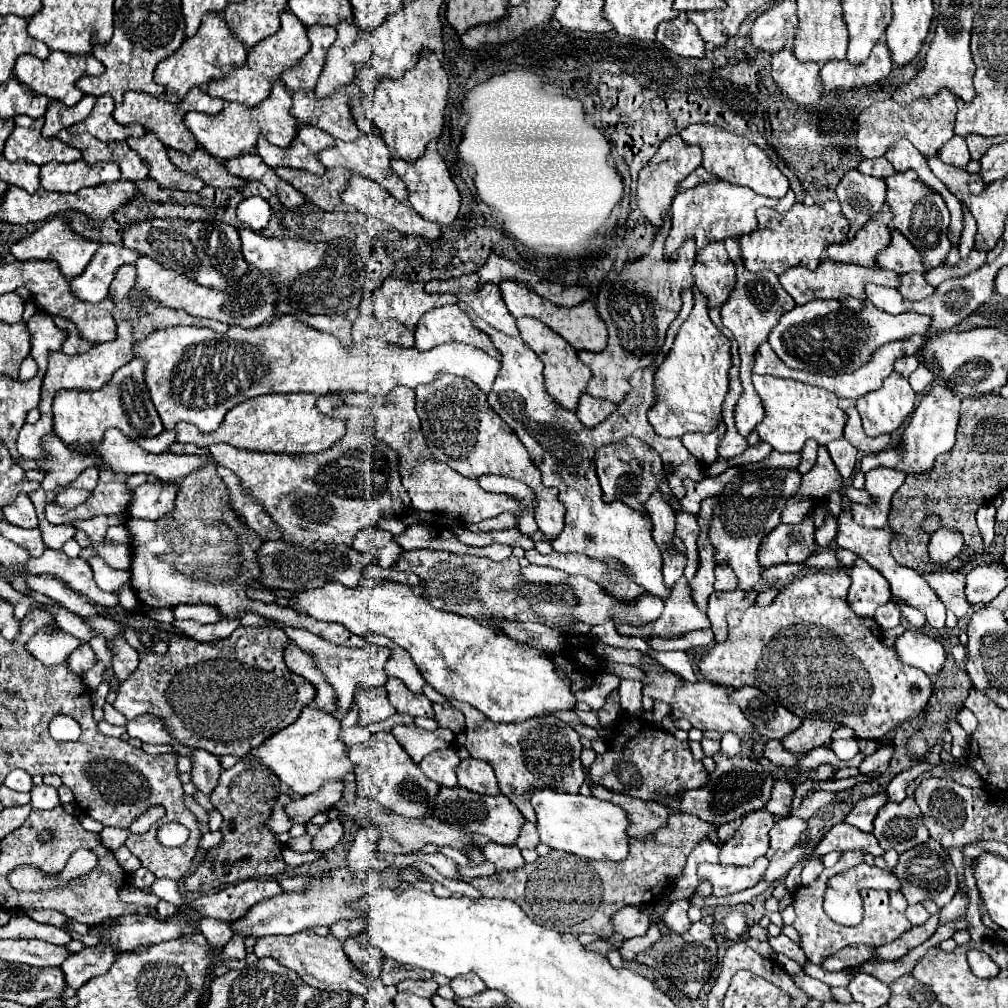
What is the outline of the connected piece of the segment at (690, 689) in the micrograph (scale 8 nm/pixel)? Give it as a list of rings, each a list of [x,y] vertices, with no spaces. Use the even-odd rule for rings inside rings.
[[[656,663],[654,667],[644,667],[644,679],[642,679],[642,693],[652,697],[652,699],[660,699],[664,703],[670,705],[670,719],[688,719],[696,729],[700,731],[720,731],[720,733],[736,733],[740,739],[750,737],[752,741],[756,741],[756,733],[752,723],[744,717],[744,713],[740,711],[740,707],[728,699],[728,689],[724,685],[712,683],[712,681],[686,681],[680,679],[676,673],[668,671],[666,667],[662,667],[660,663]]]

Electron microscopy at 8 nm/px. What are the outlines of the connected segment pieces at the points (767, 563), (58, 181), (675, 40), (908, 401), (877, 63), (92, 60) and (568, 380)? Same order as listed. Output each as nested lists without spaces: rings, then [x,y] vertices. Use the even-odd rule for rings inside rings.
[[[812,519],[798,525],[778,525],[764,541],[760,543],[760,567],[772,567],[778,563],[802,563],[816,551]],[[776,553],[776,555],[768,555]]]
[[[84,159],[74,163],[50,161],[42,165],[40,171],[40,185],[48,191],[76,193],[82,187],[94,187],[118,179],[120,179],[120,167],[112,161],[102,161],[96,165],[88,165],[84,163]]]
[[[680,11],[676,19],[660,23],[656,39],[676,55],[704,57],[704,41],[698,33],[698,27],[686,19],[684,11]]]
[[[894,371],[890,377],[884,379],[884,385],[878,391],[860,397],[856,407],[862,417],[864,431],[870,437],[876,437],[896,431],[914,411],[914,403],[914,389],[900,373]]]
[[[884,37],[876,43],[876,49],[872,49],[870,57],[860,63],[852,65],[848,59],[844,61],[828,61],[820,77],[824,81],[824,91],[832,89],[854,89],[862,85],[872,85],[880,81],[884,75],[888,75],[892,69],[892,57],[888,53],[888,45],[884,45]]]
[[[52,51],[48,55],[48,59],[44,59],[44,61],[40,61],[34,55],[20,55],[16,59],[16,69],[14,71],[16,71],[18,79],[22,83],[26,83],[34,93],[46,95],[50,99],[60,99],[70,107],[70,105],[76,105],[84,97],[84,93],[80,93],[76,89],[76,79],[80,79],[82,75],[102,75],[104,65],[92,53],[88,53],[88,57],[76,57],[76,55]]]
[[[520,317],[516,321],[518,331],[524,339],[524,343],[542,359],[544,363],[544,377],[546,377],[546,389],[548,393],[552,393],[552,397],[556,397],[556,401],[568,409],[574,411],[576,409],[576,401],[580,397],[580,393],[586,389],[592,373],[588,371],[586,365],[580,363],[578,353],[572,345],[568,345],[558,333],[554,333],[552,329],[548,329],[548,325],[544,325],[542,321],[536,321],[532,317]]]

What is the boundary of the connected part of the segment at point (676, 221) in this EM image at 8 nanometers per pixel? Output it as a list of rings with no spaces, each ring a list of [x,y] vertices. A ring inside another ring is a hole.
[[[716,179],[710,183],[700,183],[688,191],[676,193],[676,197],[672,201],[672,207],[670,207],[672,227],[670,227],[670,235],[666,241],[666,253],[670,255],[672,251],[676,251],[686,239],[696,239],[698,249],[706,247],[712,241],[722,241],[728,237],[738,239],[740,235],[756,231],[756,227],[758,227],[756,211],[760,207],[772,207],[780,213],[786,213],[794,203],[796,203],[796,195],[792,189],[786,193],[784,199],[768,199],[764,195],[754,193],[748,187],[732,185],[722,179]]]

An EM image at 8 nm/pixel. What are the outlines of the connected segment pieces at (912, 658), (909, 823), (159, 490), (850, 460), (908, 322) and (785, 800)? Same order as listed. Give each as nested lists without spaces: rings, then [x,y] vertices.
[[[916,629],[904,631],[896,639],[894,647],[896,647],[902,663],[920,667],[926,675],[940,673],[946,663],[944,645],[938,639],[934,639],[922,631],[916,631]]]
[[[906,797],[902,803],[886,803],[874,819],[872,833],[882,849],[894,849],[898,853],[922,845],[930,837],[912,797]]]
[[[146,481],[134,491],[134,499],[130,505],[130,515],[140,519],[158,519],[174,509],[178,485],[176,483],[160,483]]]
[[[844,437],[840,441],[832,441],[830,445],[826,445],[826,449],[828,449],[838,473],[842,475],[842,479],[844,481],[852,479],[852,475],[856,471],[856,461],[858,461],[858,449]]]
[[[836,299],[824,301],[810,301],[806,305],[796,305],[792,311],[784,313],[778,325],[770,333],[770,347],[774,353],[792,369],[804,369],[810,373],[822,375],[836,375],[848,373],[856,367],[864,365],[872,351],[884,343],[910,337],[914,333],[924,335],[928,331],[930,317],[918,313],[902,313],[902,315],[888,315],[876,309],[872,303],[862,307],[860,313],[842,307]]]
[[[778,779],[772,789],[772,797],[766,805],[766,809],[776,817],[788,817],[792,815],[792,799],[794,799],[794,787],[786,779]]]

